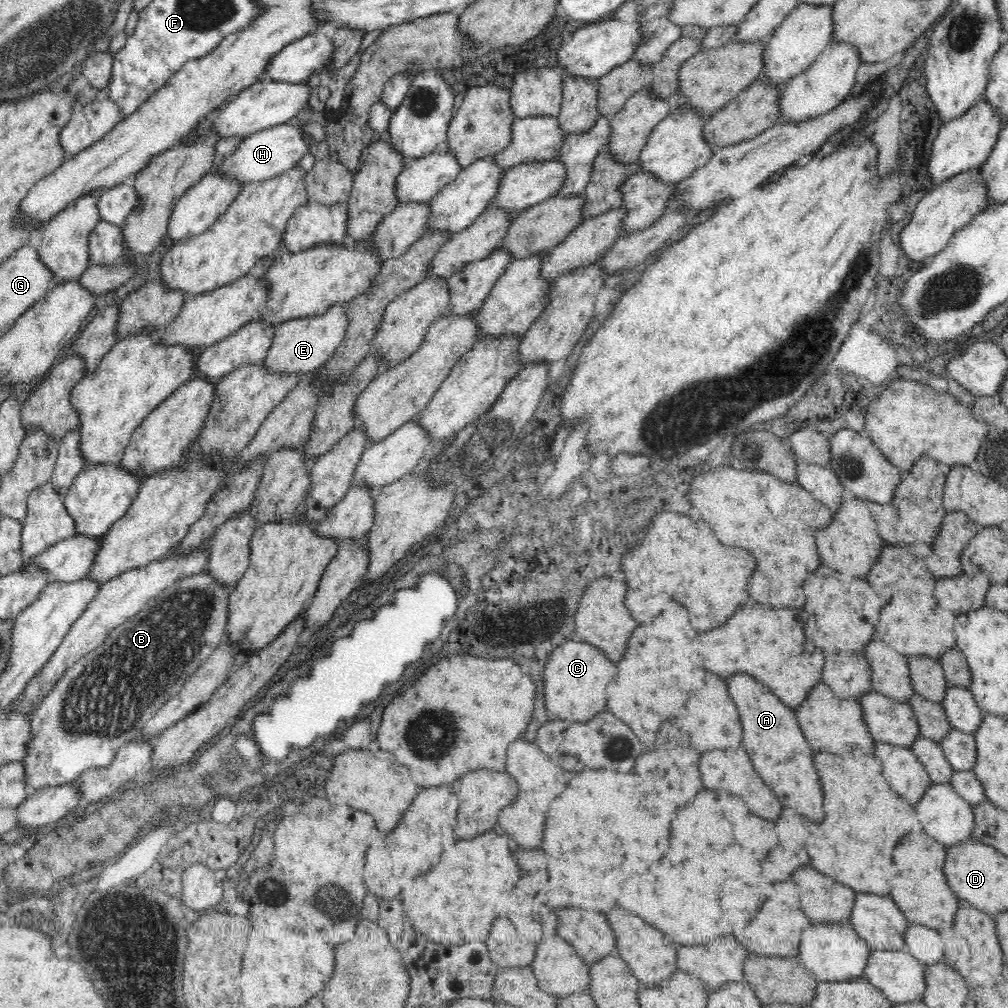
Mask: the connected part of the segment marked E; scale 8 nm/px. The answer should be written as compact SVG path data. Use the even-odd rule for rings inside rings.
M332 304L322 315L284 320L275 328L272 346L263 362L265 370L272 372L298 372L304 375L316 371L327 363L342 344L348 328L344 304Z

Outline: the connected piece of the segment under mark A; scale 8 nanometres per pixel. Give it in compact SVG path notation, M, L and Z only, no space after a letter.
M736 674L728 678L730 696L738 706L740 720L744 726L742 746L752 761L756 772L772 788L782 804L798 810L800 814L820 820L824 818L824 792L820 776L812 764L812 748L800 732L795 712L786 708L764 684L756 682L752 676Z

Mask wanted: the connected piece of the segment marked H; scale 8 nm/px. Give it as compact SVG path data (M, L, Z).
M290 122L252 133L245 137L238 149L229 157L214 160L211 174L224 174L225 178L234 178L242 183L258 182L274 178L291 168L298 167L300 160L310 153L311 141L304 135L302 126Z

